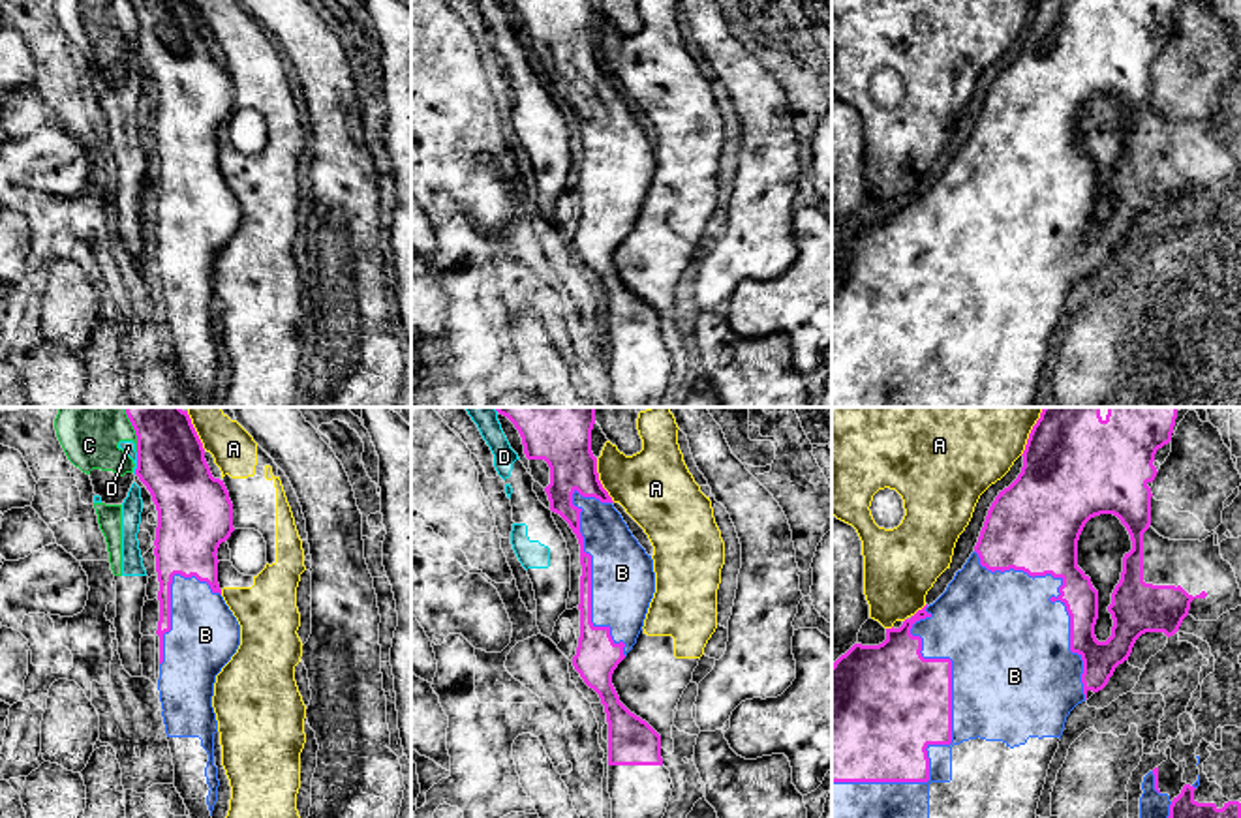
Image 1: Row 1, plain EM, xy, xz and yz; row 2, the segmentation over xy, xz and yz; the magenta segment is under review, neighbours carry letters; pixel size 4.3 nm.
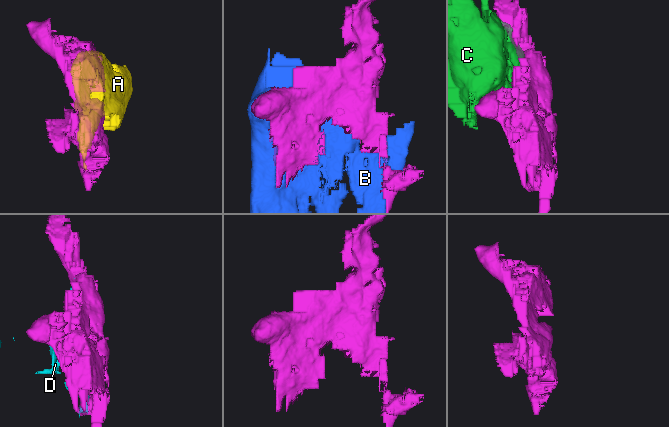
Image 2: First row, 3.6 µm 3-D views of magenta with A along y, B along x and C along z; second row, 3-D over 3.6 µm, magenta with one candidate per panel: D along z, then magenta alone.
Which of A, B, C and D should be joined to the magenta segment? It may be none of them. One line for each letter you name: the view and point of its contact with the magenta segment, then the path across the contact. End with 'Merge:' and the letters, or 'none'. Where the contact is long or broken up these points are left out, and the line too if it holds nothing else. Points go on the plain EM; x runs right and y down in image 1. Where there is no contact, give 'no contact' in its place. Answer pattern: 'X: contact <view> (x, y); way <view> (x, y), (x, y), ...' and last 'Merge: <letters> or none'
B: contact yz (950, 314)
Merge: B

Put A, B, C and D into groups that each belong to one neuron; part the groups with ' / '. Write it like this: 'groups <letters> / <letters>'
groups A / B / C D

